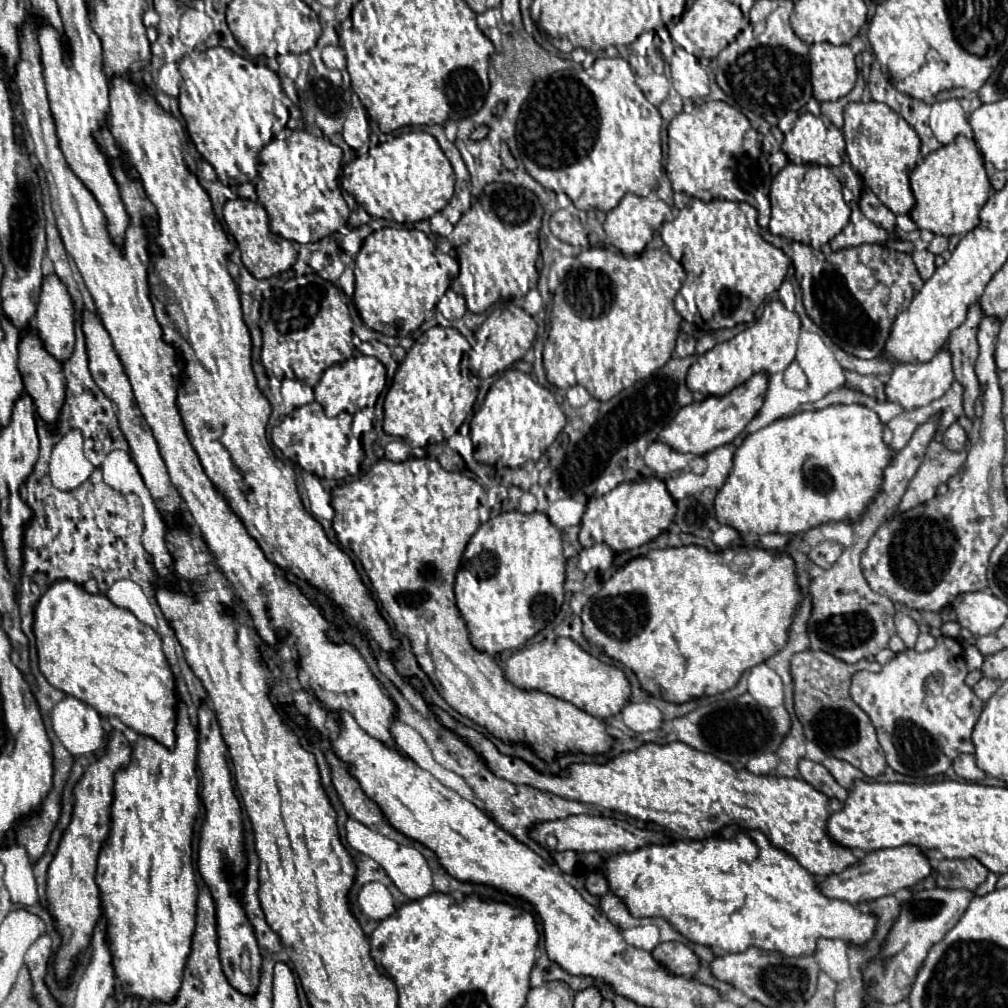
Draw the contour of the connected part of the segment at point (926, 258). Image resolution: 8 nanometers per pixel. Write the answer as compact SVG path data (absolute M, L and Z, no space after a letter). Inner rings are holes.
M914 250L912 258L914 258L914 264L916 264L921 278L924 281L928 280L932 276L932 272L936 270L936 266L934 266L934 254L930 254L928 250L922 250L922 252Z

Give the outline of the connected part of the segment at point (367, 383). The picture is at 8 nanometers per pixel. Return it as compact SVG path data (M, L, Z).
M356 354L356 356L340 362L340 364L326 368L320 382L314 386L314 396L316 396L316 402L322 404L326 416L336 416L342 410L354 414L360 408L372 408L384 388L386 388L384 364L372 356Z

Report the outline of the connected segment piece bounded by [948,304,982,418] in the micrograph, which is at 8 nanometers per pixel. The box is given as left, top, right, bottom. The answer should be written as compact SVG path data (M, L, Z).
M978 304L970 306L968 318L962 326L950 332L948 350L952 354L952 366L954 366L954 378L964 386L964 412L966 416L974 416L974 400L980 394L980 384L974 374L974 362L978 356L978 342L976 332L978 324L982 320L982 310Z

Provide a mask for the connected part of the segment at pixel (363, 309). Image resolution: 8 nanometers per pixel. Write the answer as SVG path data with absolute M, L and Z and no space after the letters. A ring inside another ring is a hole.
M386 227L378 232L372 232L364 240L364 244L356 256L354 274L356 274L354 302L360 312L360 318L364 314L364 324L376 332L386 334L386 336L406 336L420 328L426 314L436 308L438 300L450 288L452 280L458 276L458 260L444 252L438 252L438 248L430 242L430 238L420 230ZM394 320L404 322L400 330L394 328Z

